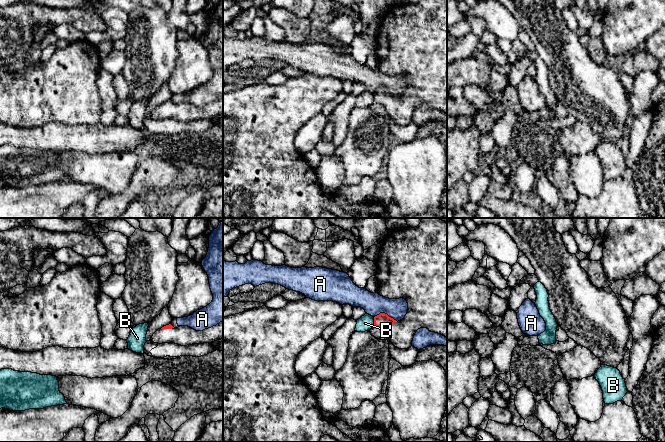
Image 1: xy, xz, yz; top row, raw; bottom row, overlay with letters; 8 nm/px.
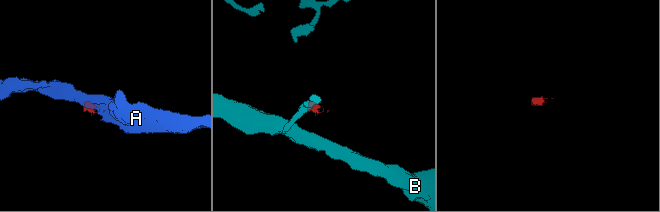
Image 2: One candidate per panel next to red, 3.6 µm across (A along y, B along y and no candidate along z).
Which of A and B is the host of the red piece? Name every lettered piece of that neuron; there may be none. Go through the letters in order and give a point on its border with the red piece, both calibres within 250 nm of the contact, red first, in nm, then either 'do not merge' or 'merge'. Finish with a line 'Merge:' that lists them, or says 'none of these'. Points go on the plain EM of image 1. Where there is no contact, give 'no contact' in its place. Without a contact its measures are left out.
A: meets red in xz at (386, 90); 100 nm thick on the red side, 170 nm on the other; do not merge
B: meets red in xz at (374, 97); 100 nm thick on the red side, 120 nm on the other; do not merge
Merge: none of these

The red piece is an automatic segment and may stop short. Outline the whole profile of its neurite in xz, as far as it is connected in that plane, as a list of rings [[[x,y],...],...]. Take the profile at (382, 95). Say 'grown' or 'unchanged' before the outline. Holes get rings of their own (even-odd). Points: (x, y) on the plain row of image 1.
grown; [[[419,0],[415,4],[389,6],[381,18],[376,41],[379,71],[403,74],[408,79],[407,90],[398,98],[385,89],[374,93],[374,102],[385,108],[388,118],[407,125],[420,104],[447,113],[447,0]]]

